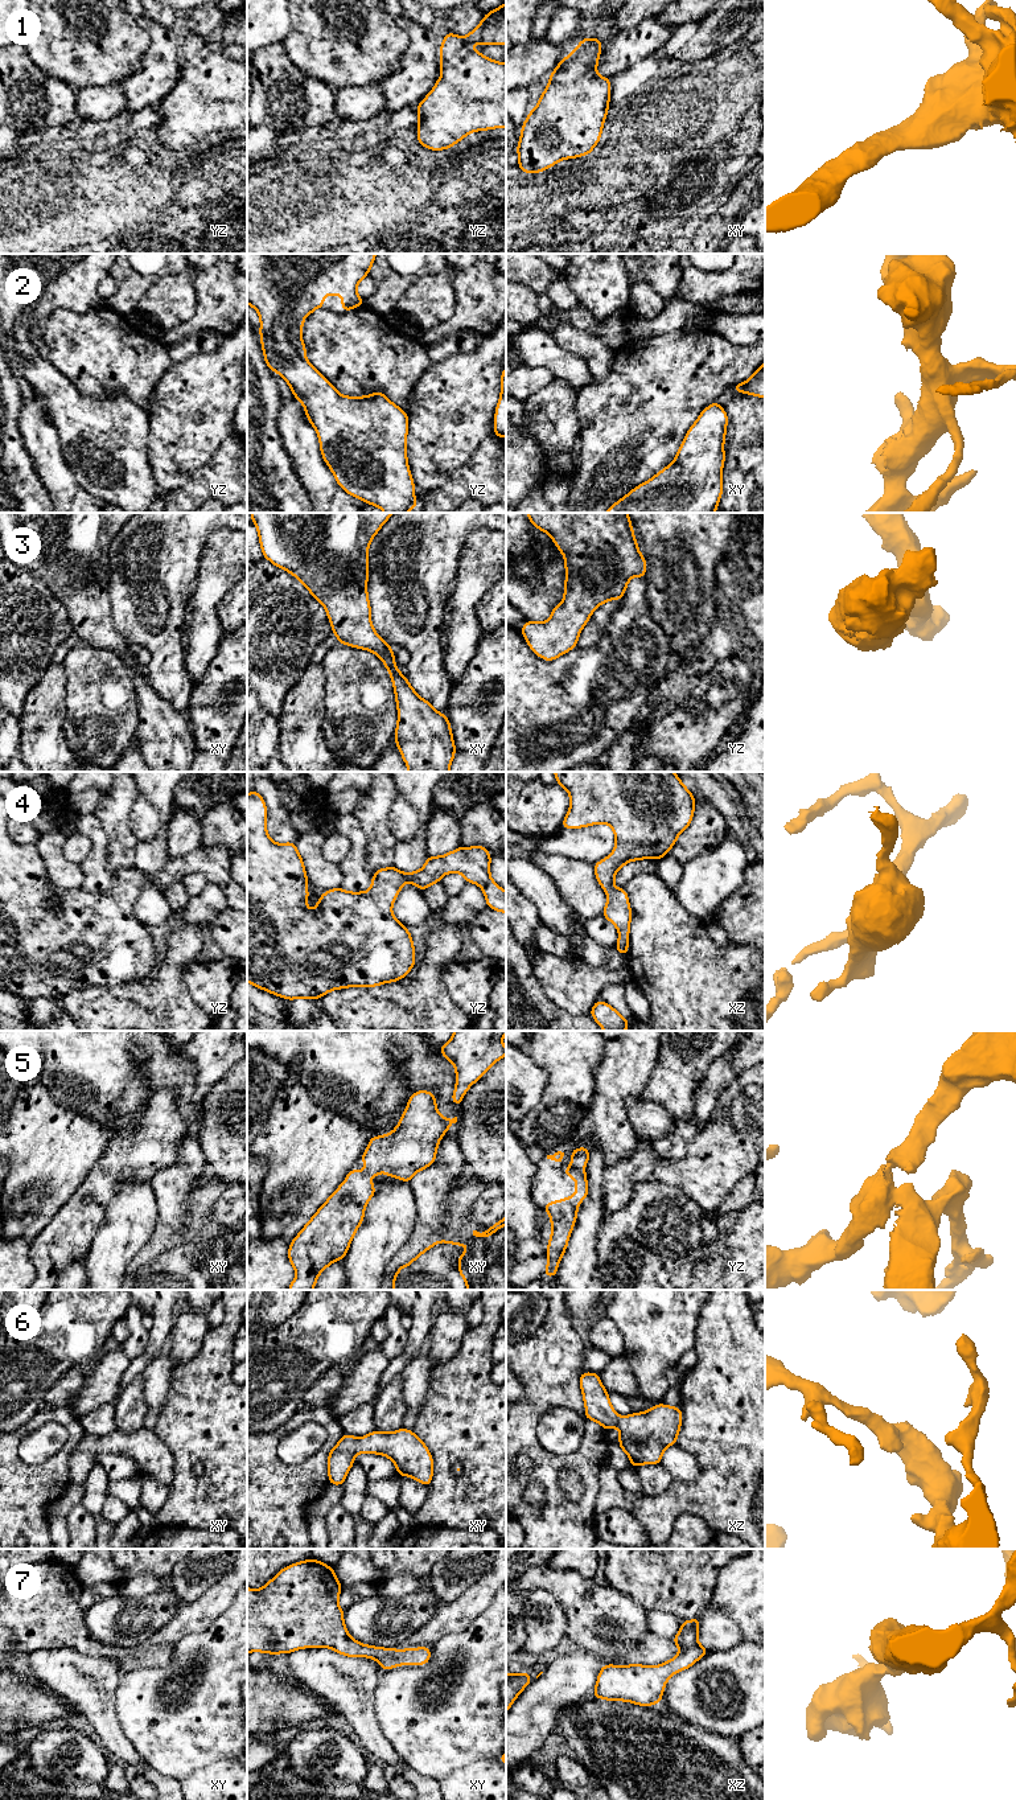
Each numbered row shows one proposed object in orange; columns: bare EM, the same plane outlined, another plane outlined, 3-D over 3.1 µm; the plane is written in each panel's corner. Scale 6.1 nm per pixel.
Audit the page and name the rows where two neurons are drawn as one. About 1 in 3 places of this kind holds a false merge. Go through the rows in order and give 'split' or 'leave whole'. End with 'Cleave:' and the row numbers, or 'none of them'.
1: leave whole
2: leave whole
3: leave whole
4: leave whole
5: leave whole
6: leave whole
7: leave whole
Cleave: none of them

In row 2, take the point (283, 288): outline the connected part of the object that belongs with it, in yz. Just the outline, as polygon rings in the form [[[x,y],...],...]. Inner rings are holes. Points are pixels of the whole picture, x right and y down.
[[[247,254],[247,304],[254,307],[260,317],[260,341],[264,353],[264,361],[267,366],[273,371],[279,373],[289,385],[293,396],[300,400],[307,412],[307,419],[314,427],[324,461],[328,464],[334,474],[338,485],[347,492],[347,494],[359,498],[373,506],[381,507],[384,513],[408,513],[410,510],[417,507],[415,500],[415,485],[411,477],[411,470],[407,461],[407,431],[408,431],[408,414],[399,408],[395,403],[388,400],[386,395],[381,391],[375,391],[371,395],[363,395],[361,398],[344,396],[337,389],[318,371],[316,370],[305,356],[305,345],[301,338],[301,330],[304,325],[304,319],[308,317],[314,309],[324,307],[325,295],[341,295],[342,303],[341,308],[346,312],[353,308],[361,307],[365,301],[357,293],[357,284],[369,275],[370,267],[374,263],[377,254]]]

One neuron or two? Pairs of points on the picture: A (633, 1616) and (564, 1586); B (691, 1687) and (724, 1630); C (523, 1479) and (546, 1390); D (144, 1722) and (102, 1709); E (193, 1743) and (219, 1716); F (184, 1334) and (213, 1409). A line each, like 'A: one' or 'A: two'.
A: one
B: two
C: one
D: two
E: one
F: two

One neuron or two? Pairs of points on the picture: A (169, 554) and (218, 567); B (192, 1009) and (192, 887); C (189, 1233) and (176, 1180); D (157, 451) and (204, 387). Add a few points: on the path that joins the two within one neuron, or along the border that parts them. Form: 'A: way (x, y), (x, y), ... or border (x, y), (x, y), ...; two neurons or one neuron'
A: border (212, 533), (201, 553), (197, 584), (192, 592); two neurons
B: border (208, 883), (198, 894), (190, 898); two neurons
C: way (179, 1220), (176, 1217), (176, 1194); one neuron
D: way (172, 435), (192, 415), (194, 403); one neuron

